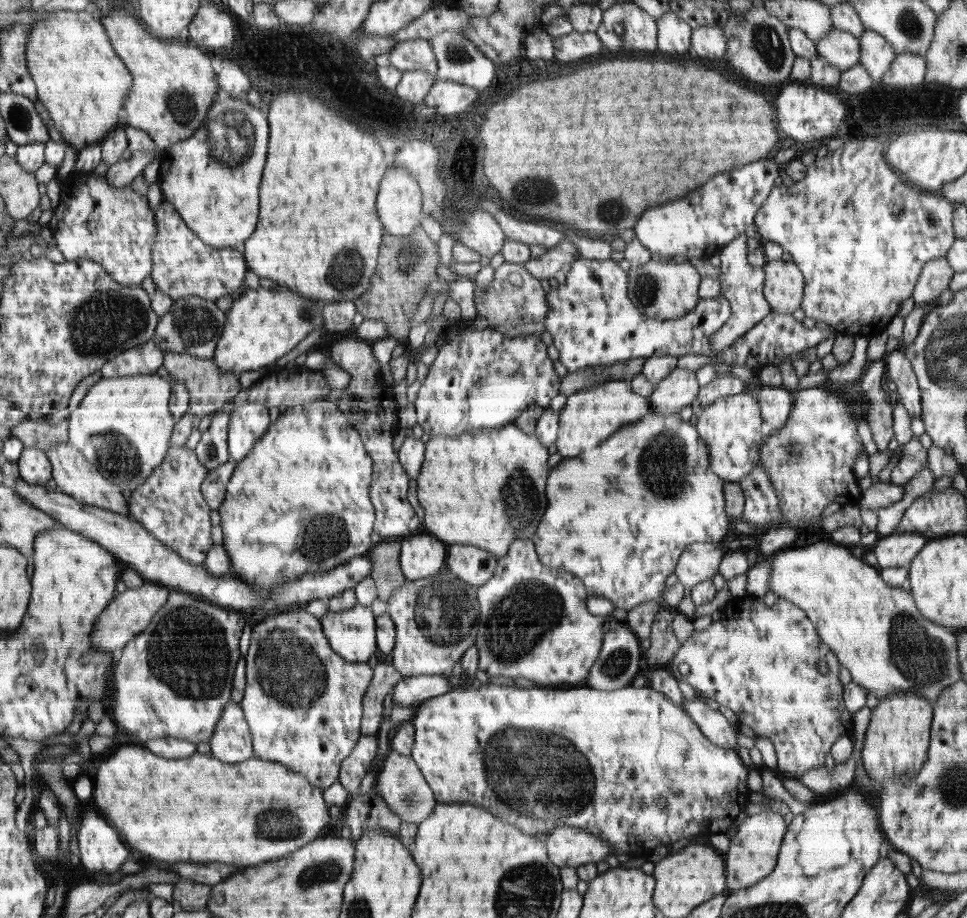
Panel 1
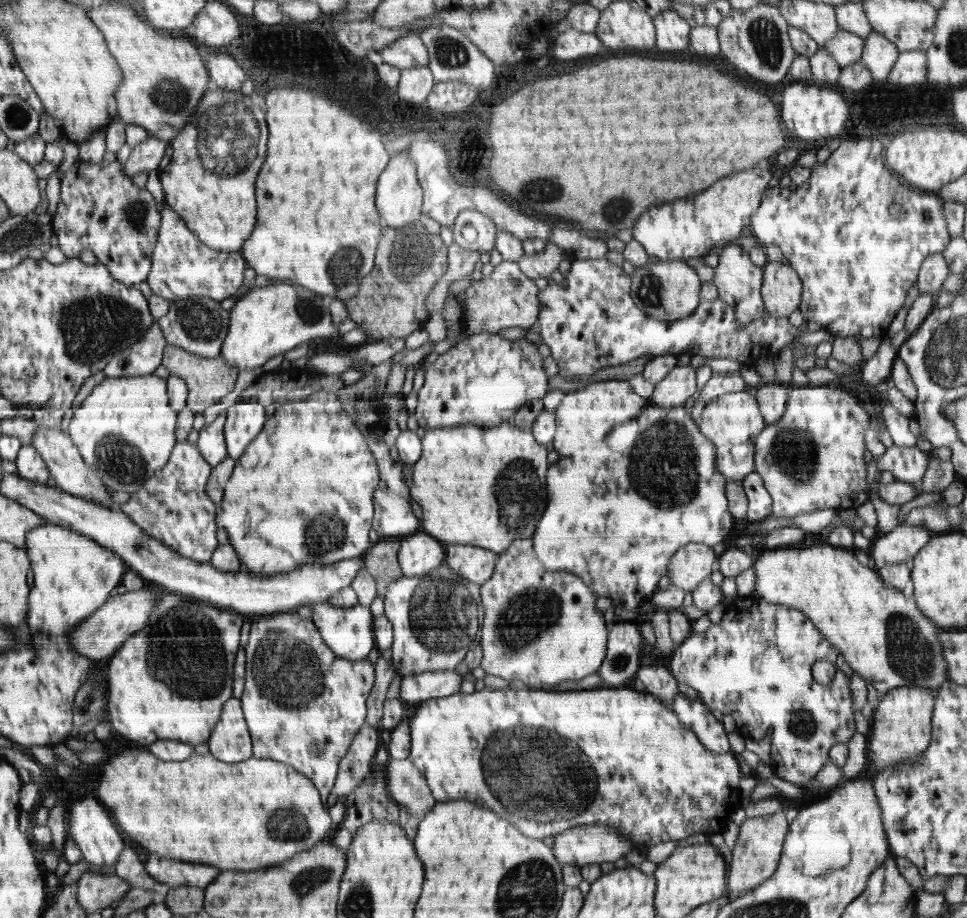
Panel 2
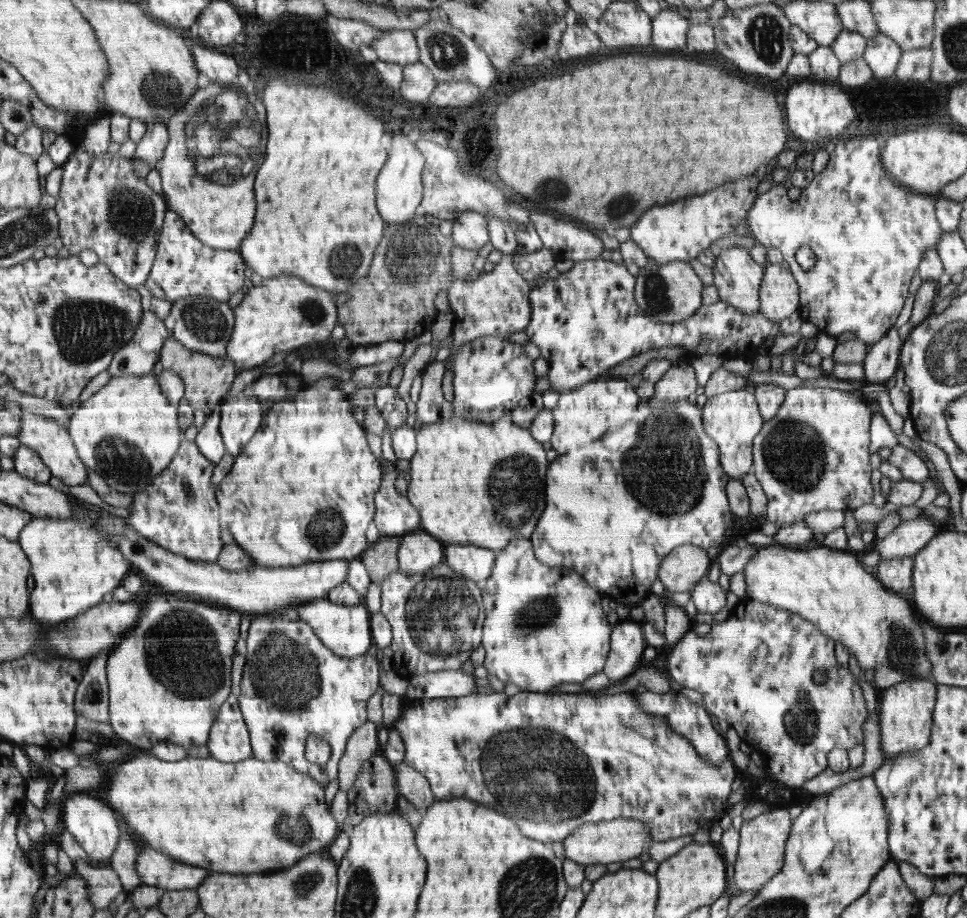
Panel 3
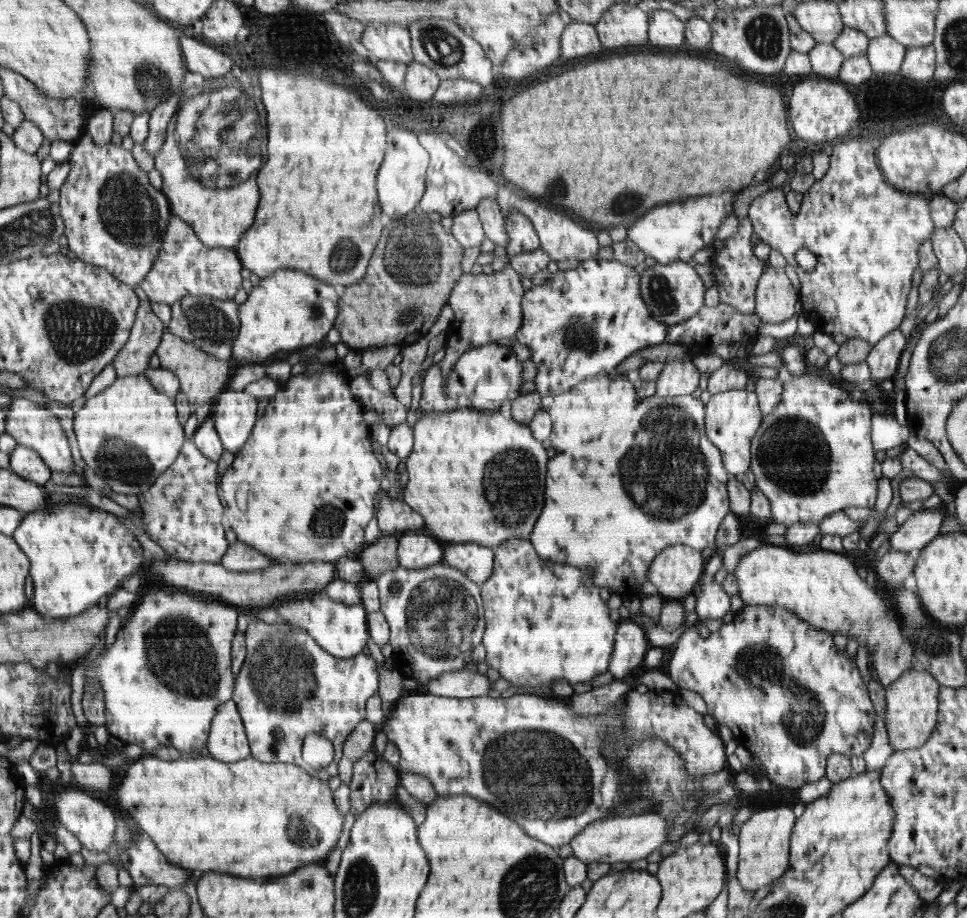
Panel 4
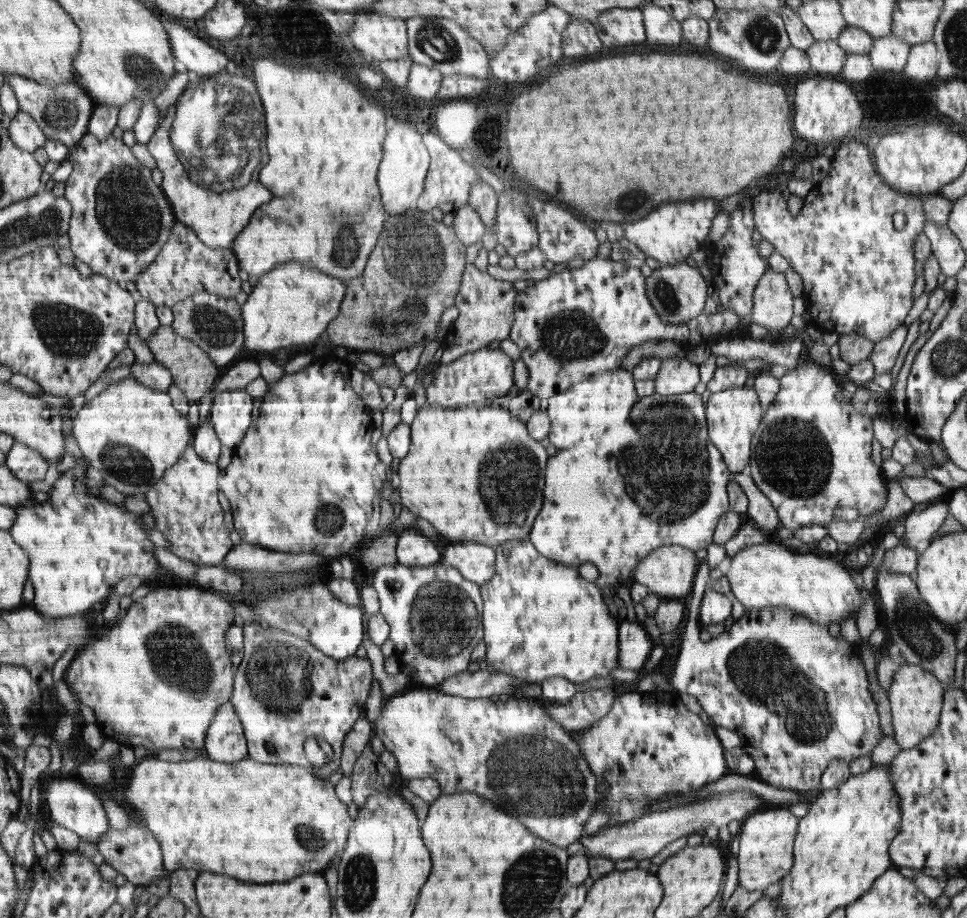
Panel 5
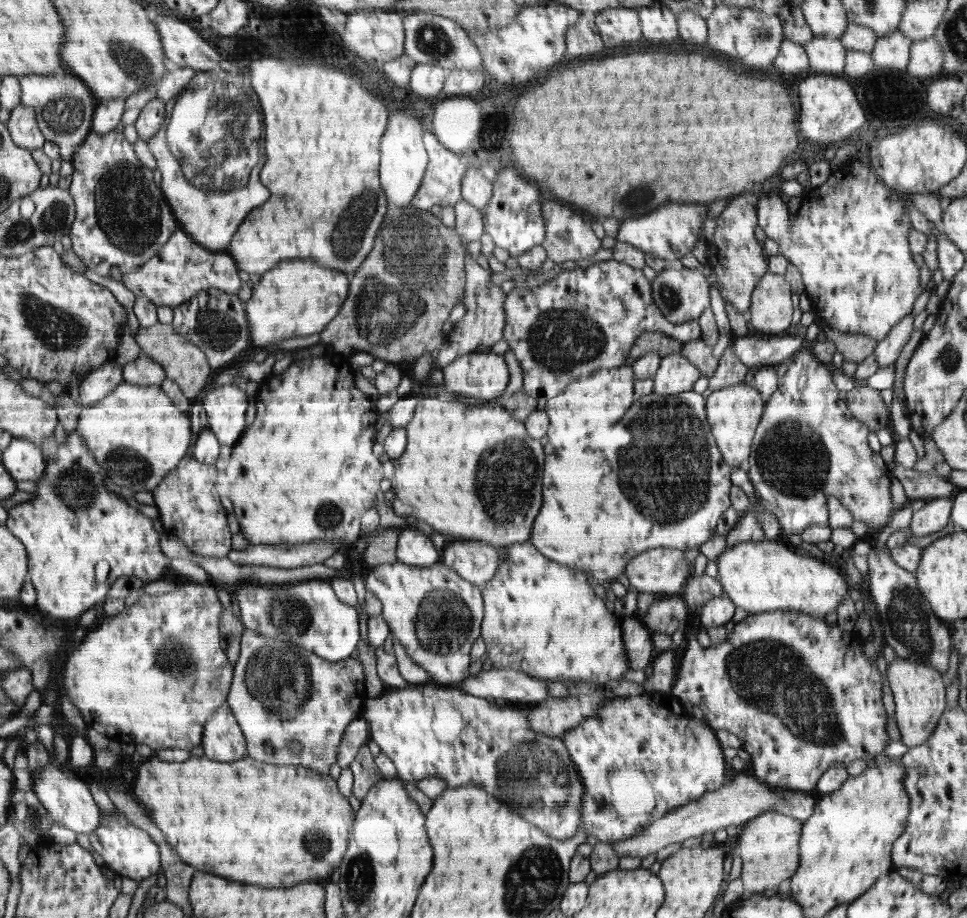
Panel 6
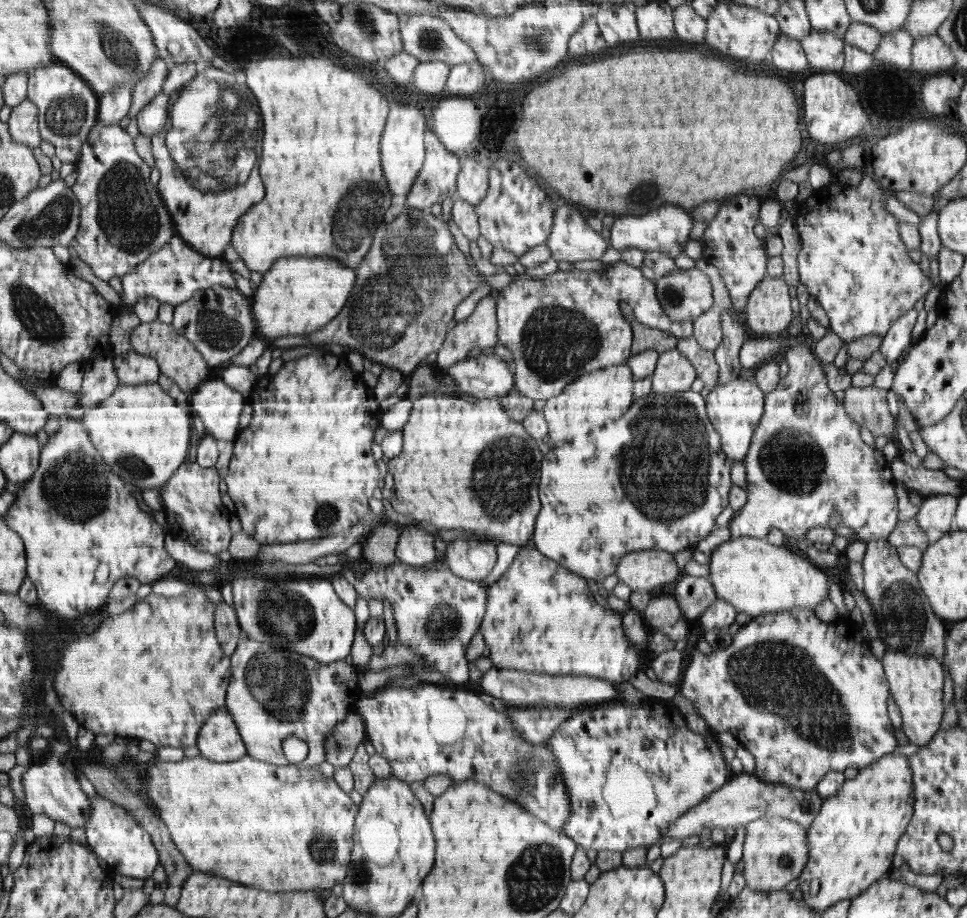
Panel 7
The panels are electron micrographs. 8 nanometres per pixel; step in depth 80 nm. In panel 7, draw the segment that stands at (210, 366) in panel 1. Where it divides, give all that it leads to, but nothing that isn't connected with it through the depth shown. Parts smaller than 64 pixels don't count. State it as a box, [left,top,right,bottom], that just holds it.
[130,318,208,395]

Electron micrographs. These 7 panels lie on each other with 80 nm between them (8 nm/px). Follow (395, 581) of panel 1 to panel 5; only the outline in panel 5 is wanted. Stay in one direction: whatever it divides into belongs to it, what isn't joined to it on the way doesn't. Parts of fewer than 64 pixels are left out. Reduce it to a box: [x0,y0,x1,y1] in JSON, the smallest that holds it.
[362,532,397,572]

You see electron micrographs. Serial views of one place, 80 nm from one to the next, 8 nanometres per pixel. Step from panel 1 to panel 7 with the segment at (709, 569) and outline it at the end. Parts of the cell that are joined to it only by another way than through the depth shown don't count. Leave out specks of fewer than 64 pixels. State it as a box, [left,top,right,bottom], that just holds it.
[615,549,684,594]

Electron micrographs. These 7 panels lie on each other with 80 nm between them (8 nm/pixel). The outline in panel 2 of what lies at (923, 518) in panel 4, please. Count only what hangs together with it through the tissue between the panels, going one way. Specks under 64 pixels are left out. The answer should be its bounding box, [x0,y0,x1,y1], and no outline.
[872,524,934,570]

